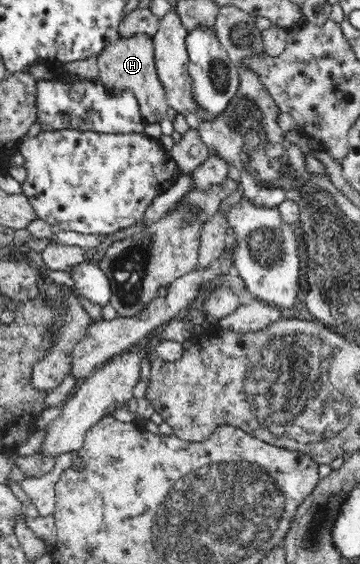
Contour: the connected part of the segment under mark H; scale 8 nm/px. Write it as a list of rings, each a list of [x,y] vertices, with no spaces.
[[[139,34],[130,38],[118,38],[101,50],[97,60],[97,69],[100,83],[106,87],[108,95],[119,95],[127,90],[134,93],[138,107],[140,107],[140,117],[145,124],[160,125],[162,120],[168,117],[166,111],[169,104],[155,68],[153,37]]]

